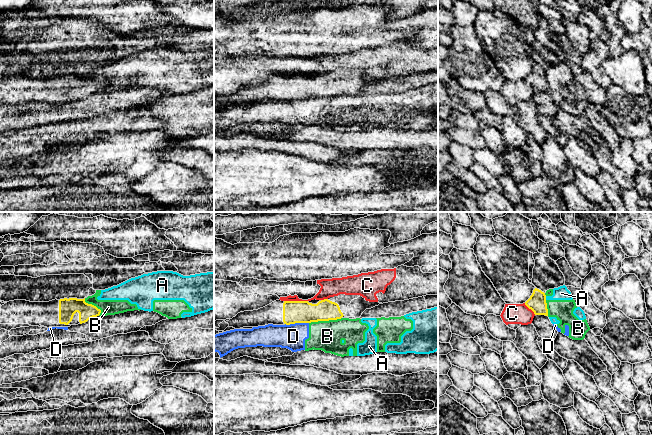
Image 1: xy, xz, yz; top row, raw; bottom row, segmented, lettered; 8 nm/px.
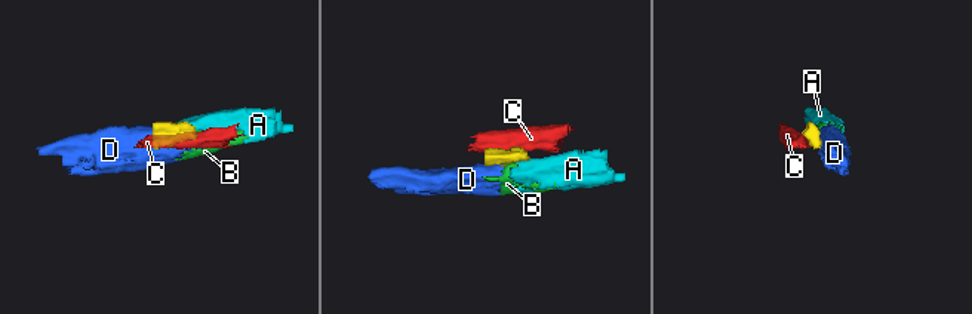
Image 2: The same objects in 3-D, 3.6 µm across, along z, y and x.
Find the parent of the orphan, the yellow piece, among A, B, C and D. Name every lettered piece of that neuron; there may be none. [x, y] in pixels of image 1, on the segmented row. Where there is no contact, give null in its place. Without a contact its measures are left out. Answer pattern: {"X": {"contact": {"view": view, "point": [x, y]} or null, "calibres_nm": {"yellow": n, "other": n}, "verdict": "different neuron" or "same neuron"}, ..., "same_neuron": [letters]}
{"A": {"contact": {"view": "yz", "point": [545, 298]}, "calibres_nm": {"yellow": 140, "other": 110}, "verdict": "different neuron"}, "B": {"contact": {"view": "xz", "point": [325, 320]}, "calibres_nm": {"yellow": 180, "other": 240}, "verdict": "different neuron"}, "C": {"contact": {"view": "xz", "point": [296, 301]}, "calibres_nm": {"yellow": 180, "other": 110}, "verdict": "different neuron"}, "D": {"contact": {"view": "xz", "point": [296, 322]}, "calibres_nm": {"yellow": 180, "other": 200}, "verdict": "different neuron"}, "same_neuron": []}

